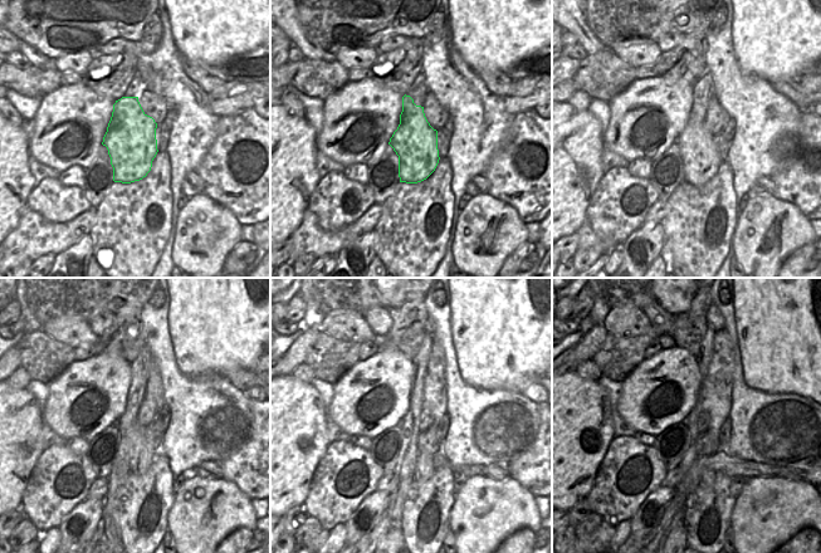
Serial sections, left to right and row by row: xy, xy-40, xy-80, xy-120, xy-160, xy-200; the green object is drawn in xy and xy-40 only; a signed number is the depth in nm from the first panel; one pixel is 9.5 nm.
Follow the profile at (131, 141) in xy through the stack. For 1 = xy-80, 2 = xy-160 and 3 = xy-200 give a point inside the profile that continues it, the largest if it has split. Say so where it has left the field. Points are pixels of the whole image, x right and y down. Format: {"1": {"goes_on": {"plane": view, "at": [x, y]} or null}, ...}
{"1": {"goes_on": {"plane": "xy-80", "at": [699, 157]}}, "2": {"goes_on": {"plane": "xy-160", "at": [424, 470]}}, "3": {"goes_on": {"plane": "xy-200", "at": [708, 476]}}}

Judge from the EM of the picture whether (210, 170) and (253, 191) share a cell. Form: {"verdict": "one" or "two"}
{"verdict": "one"}

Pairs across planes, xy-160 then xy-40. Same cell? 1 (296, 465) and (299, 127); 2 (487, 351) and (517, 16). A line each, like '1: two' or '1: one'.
1: one
2: one

